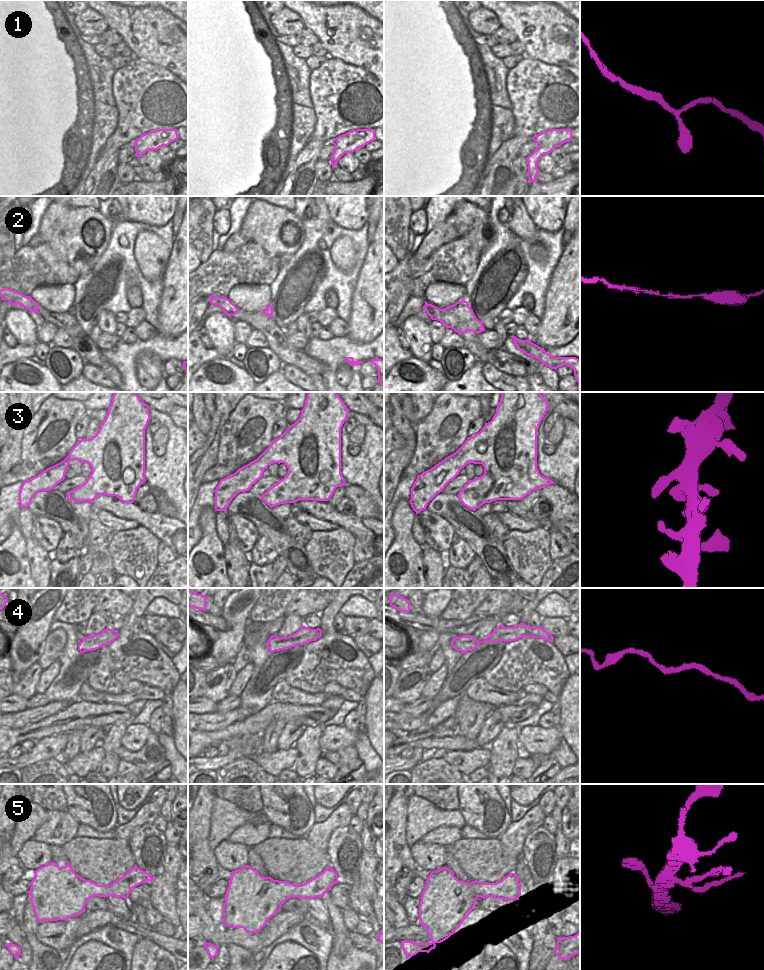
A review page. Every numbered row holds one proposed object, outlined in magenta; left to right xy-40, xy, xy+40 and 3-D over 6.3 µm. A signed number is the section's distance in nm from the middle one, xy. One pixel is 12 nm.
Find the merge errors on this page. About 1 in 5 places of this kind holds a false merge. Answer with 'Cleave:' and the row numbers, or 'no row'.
Cleave: no row

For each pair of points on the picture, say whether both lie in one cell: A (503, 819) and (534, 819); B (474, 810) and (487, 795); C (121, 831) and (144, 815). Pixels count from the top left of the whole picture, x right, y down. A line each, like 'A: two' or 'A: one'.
A: two
B: one
C: one

